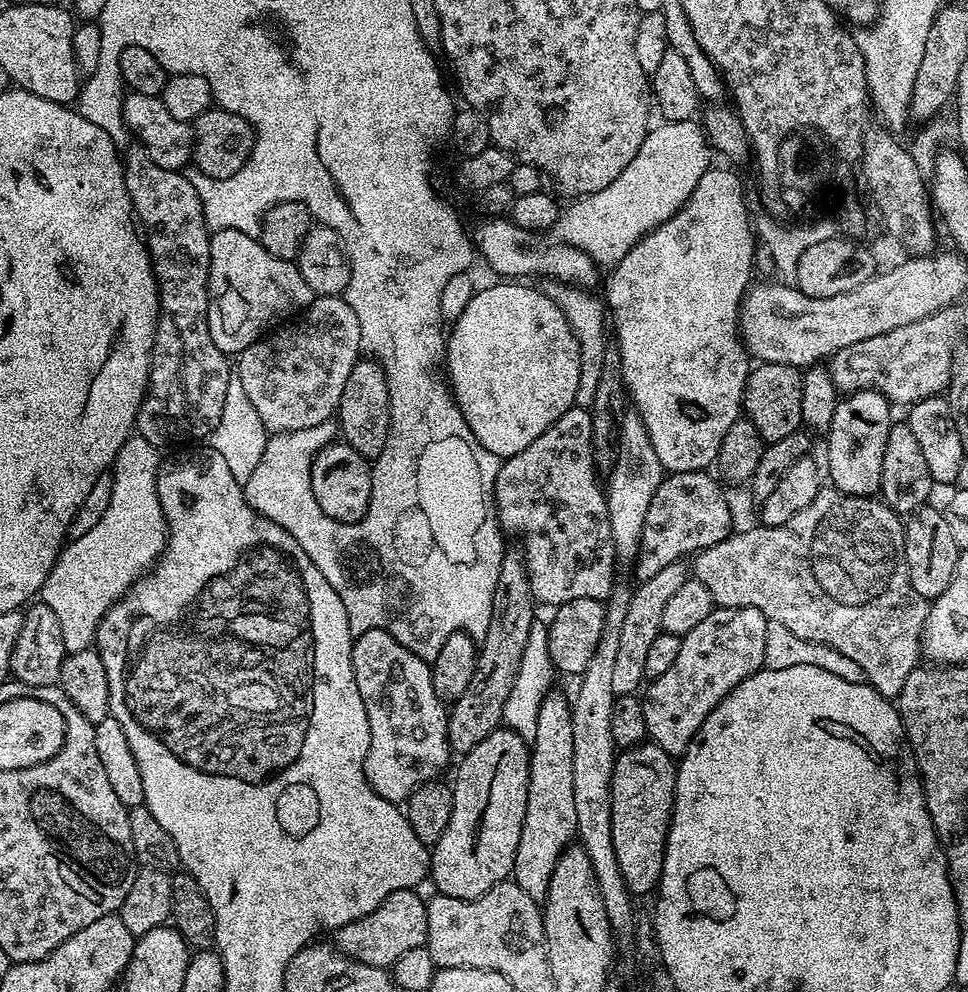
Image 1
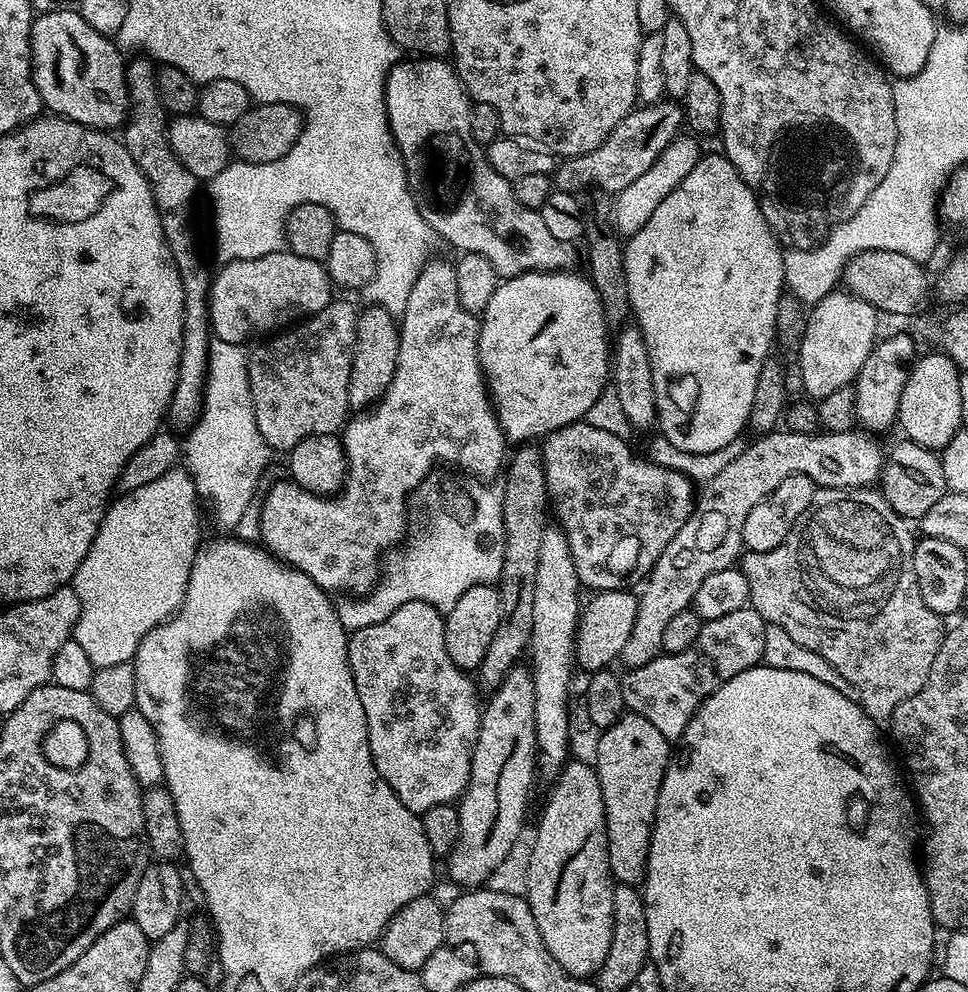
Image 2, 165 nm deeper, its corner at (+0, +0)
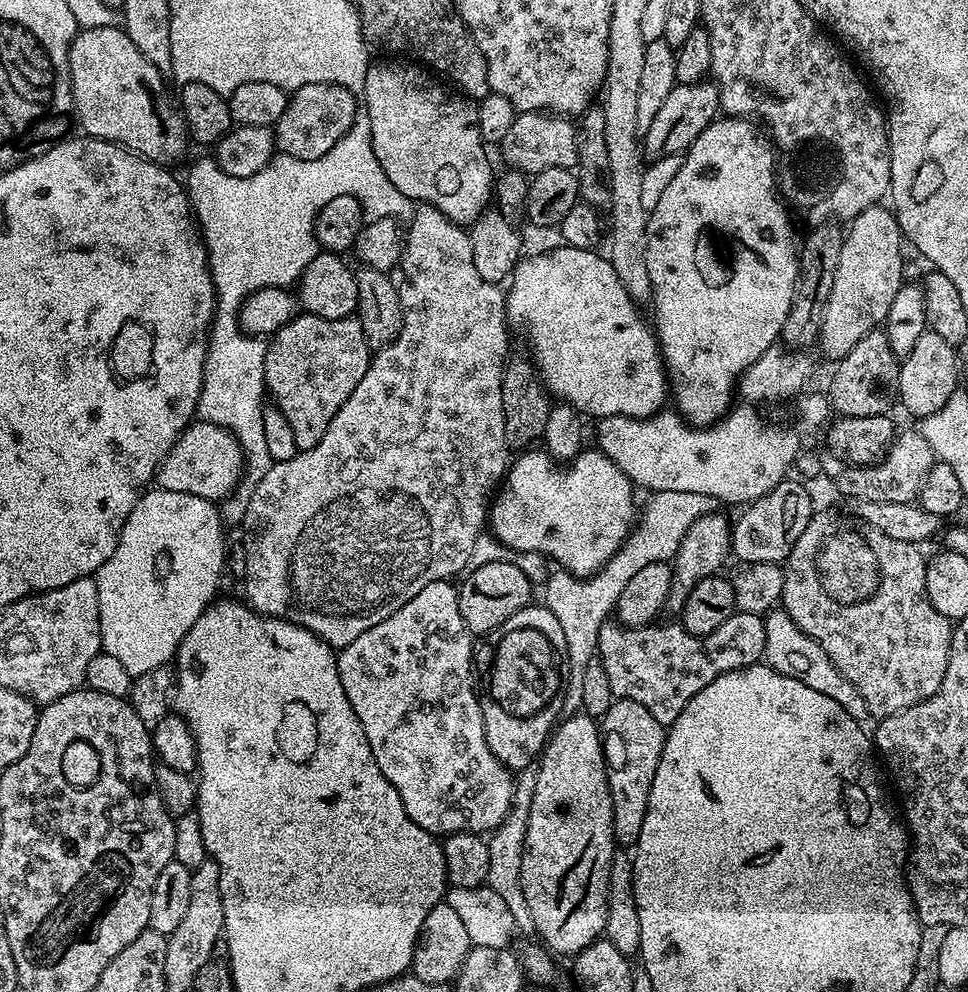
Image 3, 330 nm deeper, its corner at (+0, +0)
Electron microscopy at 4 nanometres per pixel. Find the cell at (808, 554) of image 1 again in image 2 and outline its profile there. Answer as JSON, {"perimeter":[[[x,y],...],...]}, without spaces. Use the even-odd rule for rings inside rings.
{"perimeter":[[[871,487],[817,488],[810,506],[796,519],[795,526],[790,530],[786,542],[782,542],[782,546],[774,546],[774,550],[765,552],[745,551],[742,556],[742,571],[746,574],[746,582],[750,586],[750,606],[767,623],[782,626],[782,630],[786,630],[786,634],[790,634],[790,638],[794,638],[798,646],[806,646],[806,650],[822,654],[822,658],[826,658],[826,662],[830,662],[830,666],[834,666],[834,670],[838,670],[838,674],[842,674],[842,678],[846,678],[846,682],[850,682],[850,686],[856,688],[856,696],[864,713],[877,722],[887,721],[899,704],[906,702],[906,698],[910,698],[918,690],[922,690],[930,674],[930,666],[934,666],[934,658],[938,654],[940,643],[944,641],[946,631],[945,621],[938,614],[934,614],[934,610],[930,610],[926,602],[922,602],[918,578],[914,574],[916,540],[908,528],[911,528],[909,521],[899,516],[884,501],[883,495]]]}

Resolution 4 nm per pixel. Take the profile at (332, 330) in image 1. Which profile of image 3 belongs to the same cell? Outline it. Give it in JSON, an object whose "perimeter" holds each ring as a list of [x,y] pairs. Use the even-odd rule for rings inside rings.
{"perimeter":[[[311,314],[293,315],[288,323],[267,341],[268,352],[264,356],[264,386],[271,403],[282,410],[290,430],[294,434],[297,449],[313,448],[322,442],[330,418],[342,410],[342,402],[354,394],[354,386],[362,382],[368,369],[370,345],[362,330],[362,322],[355,315],[346,318],[322,318]]]}

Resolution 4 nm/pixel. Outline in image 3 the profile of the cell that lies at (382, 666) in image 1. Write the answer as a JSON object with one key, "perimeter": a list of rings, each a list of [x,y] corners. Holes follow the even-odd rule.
{"perimeter":[[[435,580],[430,582],[430,586],[426,586],[426,590],[414,594],[414,598],[406,602],[406,606],[394,610],[390,618],[378,622],[378,626],[370,626],[366,634],[358,634],[358,638],[354,638],[350,646],[339,649],[336,657],[338,674],[342,678],[342,690],[346,690],[346,698],[350,698],[350,706],[354,706],[354,714],[358,714],[362,722],[362,730],[366,730],[366,742],[370,742],[370,750],[374,750],[374,762],[378,762],[378,770],[382,770],[390,786],[398,790],[398,798],[402,798],[402,806],[406,806],[406,814],[410,814],[410,818],[418,822],[422,830],[432,833],[437,838],[443,838],[454,832],[490,834],[508,817],[508,812],[512,809],[514,776],[502,762],[498,762],[498,758],[494,758],[486,742],[480,697],[474,684],[472,688],[472,664],[474,668],[472,640],[474,640],[473,633],[469,632],[466,622],[462,622],[460,593],[457,585],[447,580]]]}

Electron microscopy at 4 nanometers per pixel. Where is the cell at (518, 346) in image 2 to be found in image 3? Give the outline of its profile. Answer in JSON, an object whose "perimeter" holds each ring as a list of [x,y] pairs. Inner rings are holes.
{"perimeter":[[[559,246],[553,252],[544,252],[541,256],[525,255],[520,263],[516,265],[516,269],[512,271],[510,283],[506,288],[506,307],[508,309],[508,319],[513,325],[528,332],[529,338],[532,340],[532,352],[536,371],[540,373],[545,388],[557,401],[572,405],[577,412],[585,417],[596,416],[595,418],[603,418],[605,416],[633,416],[639,420],[646,419],[647,416],[654,416],[657,412],[665,407],[664,399],[667,401],[670,396],[670,381],[664,366],[664,358],[661,355],[655,331],[646,321],[640,317],[637,301],[633,300],[632,295],[626,290],[626,286],[622,286],[622,278],[618,278],[618,274],[614,270],[614,266],[608,261],[607,255],[601,254],[599,251],[590,248],[570,248],[567,246]]]}

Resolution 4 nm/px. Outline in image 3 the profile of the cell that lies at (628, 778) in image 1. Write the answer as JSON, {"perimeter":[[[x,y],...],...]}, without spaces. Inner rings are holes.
{"perimeter":[[[619,698],[613,699],[610,710],[606,710],[606,714],[599,721],[599,725],[604,742],[604,761],[608,767],[608,785],[610,786],[610,798],[612,799],[612,838],[617,845],[634,846],[638,842],[638,834],[642,834],[642,822],[646,822],[646,806],[650,802],[650,786],[654,786],[654,773],[658,770],[658,762],[662,758],[666,728],[665,725],[658,722],[658,718],[654,718],[654,714],[650,714],[650,710],[646,710],[646,706],[638,706],[638,702]]]}

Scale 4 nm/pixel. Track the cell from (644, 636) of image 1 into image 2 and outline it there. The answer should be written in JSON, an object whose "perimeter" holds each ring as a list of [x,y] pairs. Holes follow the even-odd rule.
{"perimeter":[[[824,430],[819,434],[780,431],[757,435],[749,448],[741,447],[734,462],[726,462],[726,467],[707,480],[701,492],[699,489],[686,526],[670,538],[666,550],[660,552],[660,557],[639,589],[638,618],[634,618],[630,638],[626,638],[626,646],[622,646],[619,658],[625,669],[641,668],[662,655],[666,625],[672,621],[674,614],[678,614],[678,610],[690,607],[694,594],[698,594],[698,586],[702,586],[710,574],[733,567],[741,559],[744,548],[742,526],[746,526],[746,517],[754,506],[778,490],[786,478],[802,474],[808,476],[817,488],[866,488],[880,479],[886,452],[883,447],[880,449],[876,441],[879,439],[867,431]]]}

